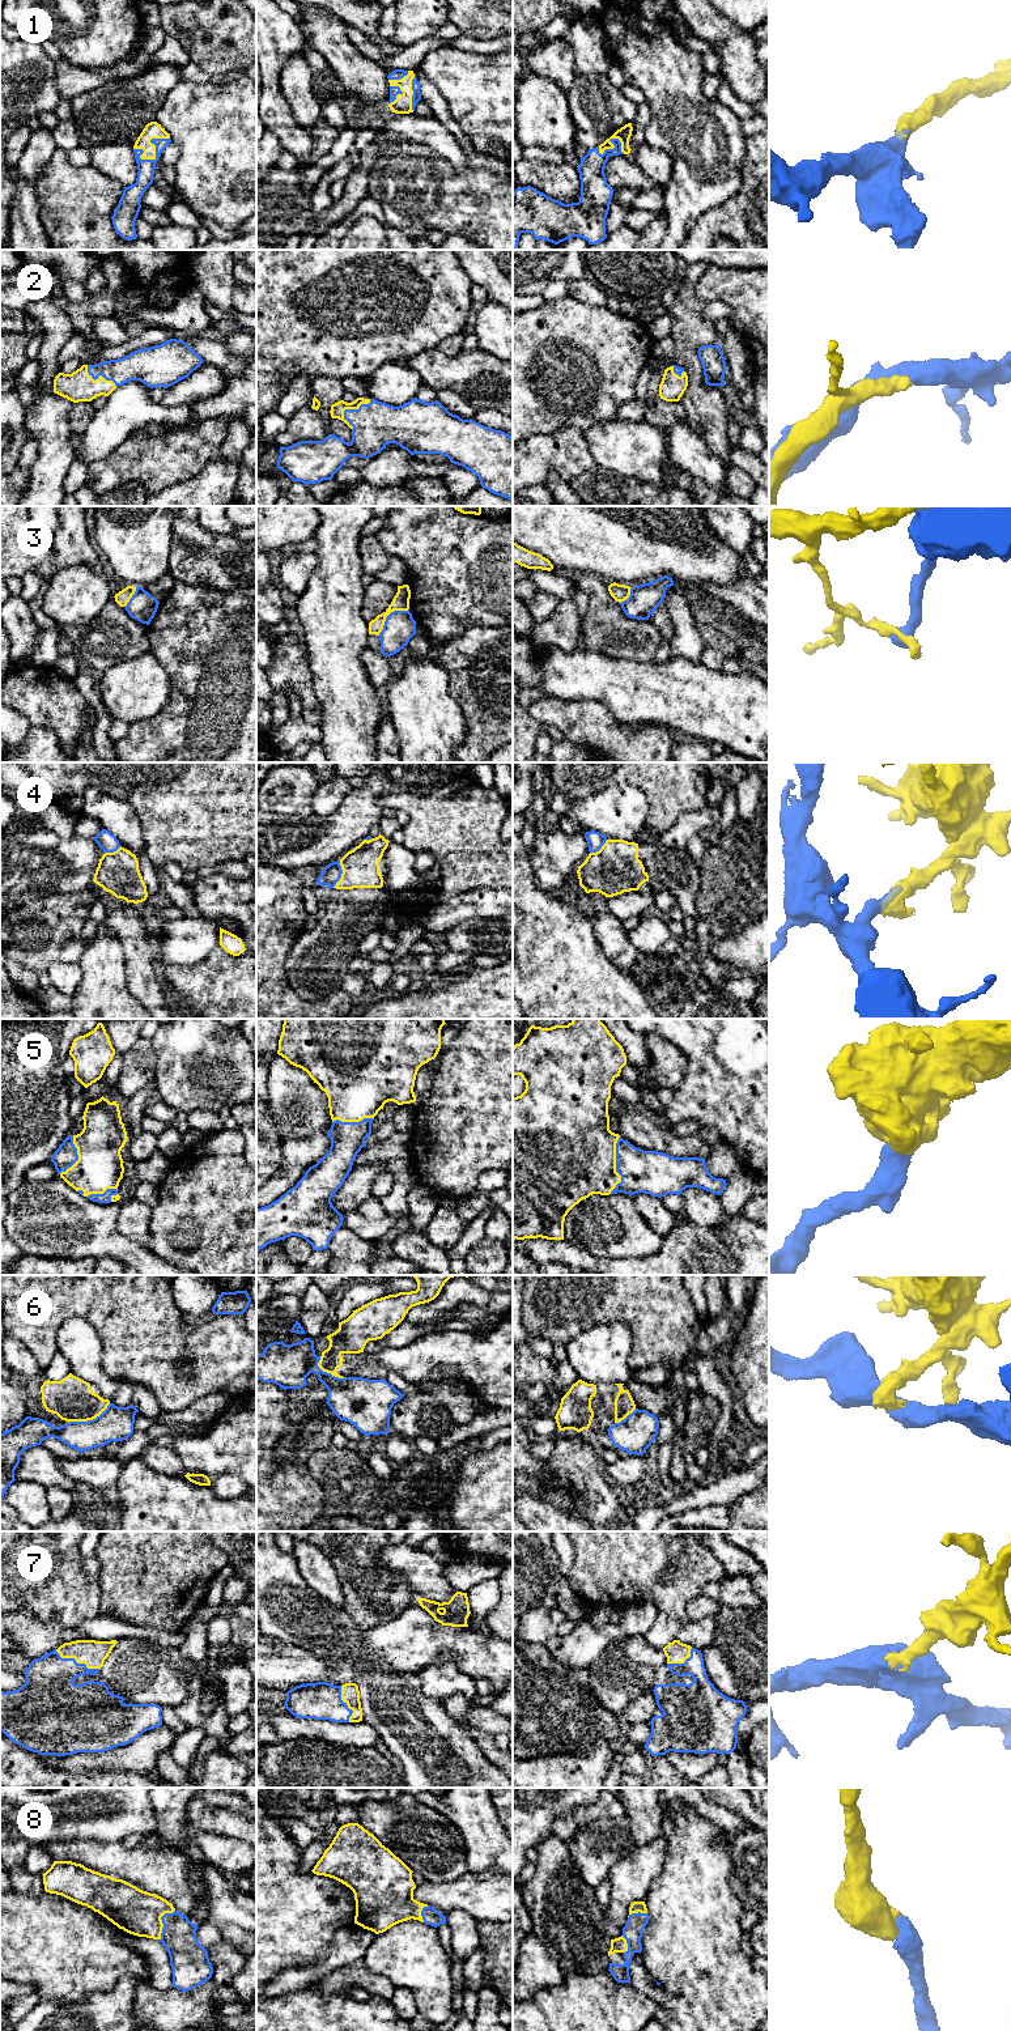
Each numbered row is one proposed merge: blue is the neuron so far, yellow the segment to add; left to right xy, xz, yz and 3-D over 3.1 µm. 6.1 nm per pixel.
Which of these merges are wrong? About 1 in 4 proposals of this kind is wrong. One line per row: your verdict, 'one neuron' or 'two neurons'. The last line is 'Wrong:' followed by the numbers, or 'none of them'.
1: one neuron
2: one neuron
3: two neurons
4: two neurons
5: one neuron
6: two neurons
7: one neuron
8: one neuron
Wrong: 3, 4, 6

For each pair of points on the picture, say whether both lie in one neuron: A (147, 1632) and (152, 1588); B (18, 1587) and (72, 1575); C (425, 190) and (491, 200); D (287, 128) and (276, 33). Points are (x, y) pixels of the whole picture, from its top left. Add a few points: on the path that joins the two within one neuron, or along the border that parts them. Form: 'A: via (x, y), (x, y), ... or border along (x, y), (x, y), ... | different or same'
A: border along (117, 1619), (177, 1632) | different
B: via (32, 1585), (55, 1585), (59, 1581) | same
C: via (441, 198), (447, 200), (475, 200) | same
D: via (272, 105), (271, 56) | same

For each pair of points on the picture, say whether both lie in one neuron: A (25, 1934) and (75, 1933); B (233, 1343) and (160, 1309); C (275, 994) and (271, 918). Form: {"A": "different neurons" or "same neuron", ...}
{"A": "same neuron", "B": "same neuron", "C": "same neuron"}

